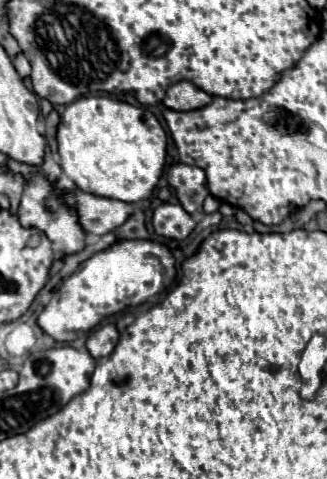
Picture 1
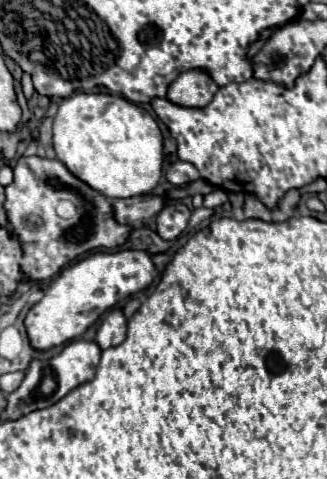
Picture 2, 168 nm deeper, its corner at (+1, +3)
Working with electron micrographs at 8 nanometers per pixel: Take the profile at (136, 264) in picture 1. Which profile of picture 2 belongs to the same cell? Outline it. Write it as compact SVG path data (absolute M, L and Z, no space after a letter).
M120 250L120 252L96 252L84 260L64 268L52 286L44 292L44 298L26 314L26 332L30 344L38 350L60 346L80 334L84 334L106 310L124 302L128 296L146 290L158 276L152 258L144 250Z

